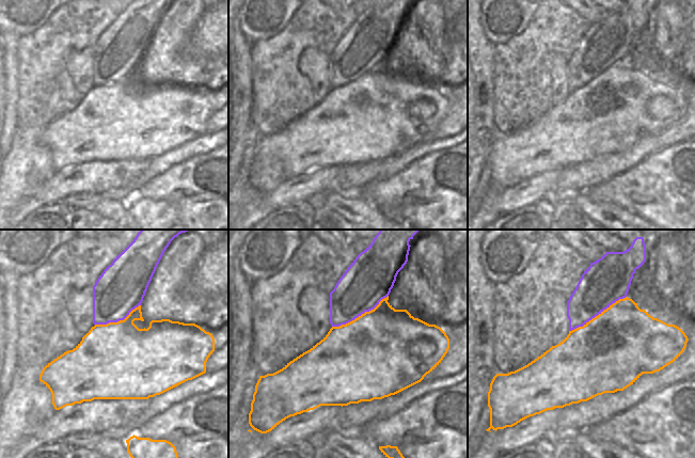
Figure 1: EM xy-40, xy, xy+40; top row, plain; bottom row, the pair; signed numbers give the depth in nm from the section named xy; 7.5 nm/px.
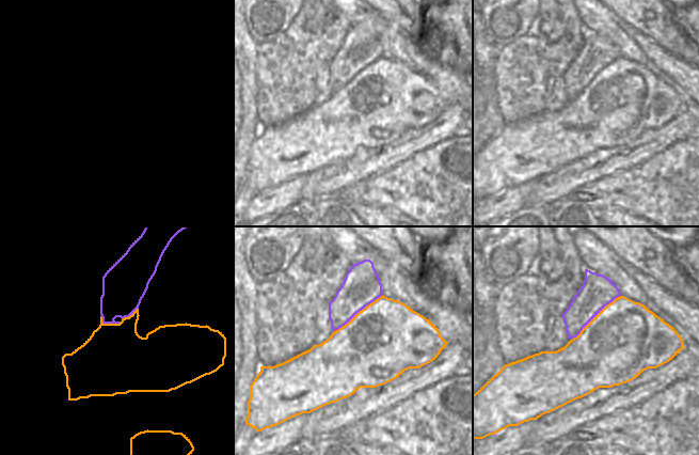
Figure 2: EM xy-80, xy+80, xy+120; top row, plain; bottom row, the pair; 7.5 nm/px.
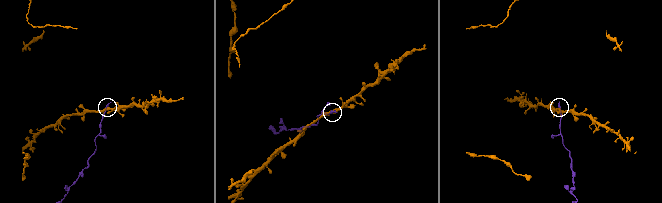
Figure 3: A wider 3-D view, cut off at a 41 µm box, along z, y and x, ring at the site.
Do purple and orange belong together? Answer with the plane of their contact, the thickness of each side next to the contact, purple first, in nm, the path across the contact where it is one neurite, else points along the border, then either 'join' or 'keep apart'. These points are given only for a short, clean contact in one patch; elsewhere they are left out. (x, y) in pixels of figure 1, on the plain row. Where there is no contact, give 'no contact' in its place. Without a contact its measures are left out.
contact in xy+40; calibres 320 and 500 nm; keep apart

